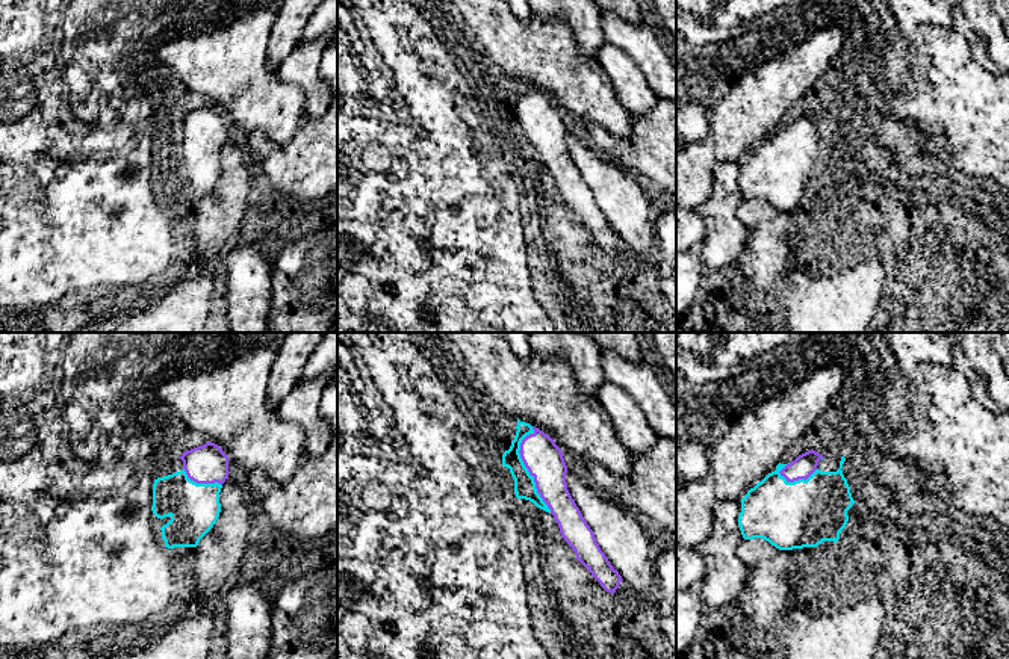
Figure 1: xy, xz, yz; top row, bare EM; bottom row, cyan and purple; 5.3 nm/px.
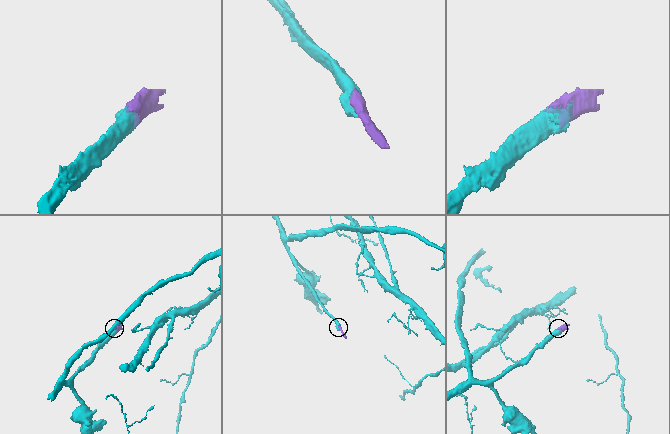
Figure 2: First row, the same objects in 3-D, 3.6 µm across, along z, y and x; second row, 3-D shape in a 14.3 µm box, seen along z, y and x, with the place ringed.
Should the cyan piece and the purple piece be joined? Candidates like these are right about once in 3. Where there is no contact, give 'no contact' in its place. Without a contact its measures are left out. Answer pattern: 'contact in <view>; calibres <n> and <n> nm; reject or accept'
contact in xz; calibres 110 and 200 nm; accept

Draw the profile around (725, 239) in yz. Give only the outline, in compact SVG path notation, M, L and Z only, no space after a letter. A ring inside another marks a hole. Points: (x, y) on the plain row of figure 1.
M741 162L719 163L713 172L711 193L697 209L705 224L702 263L709 272L726 269L750 240L752 231L737 216L744 203L738 187L740 174Z

